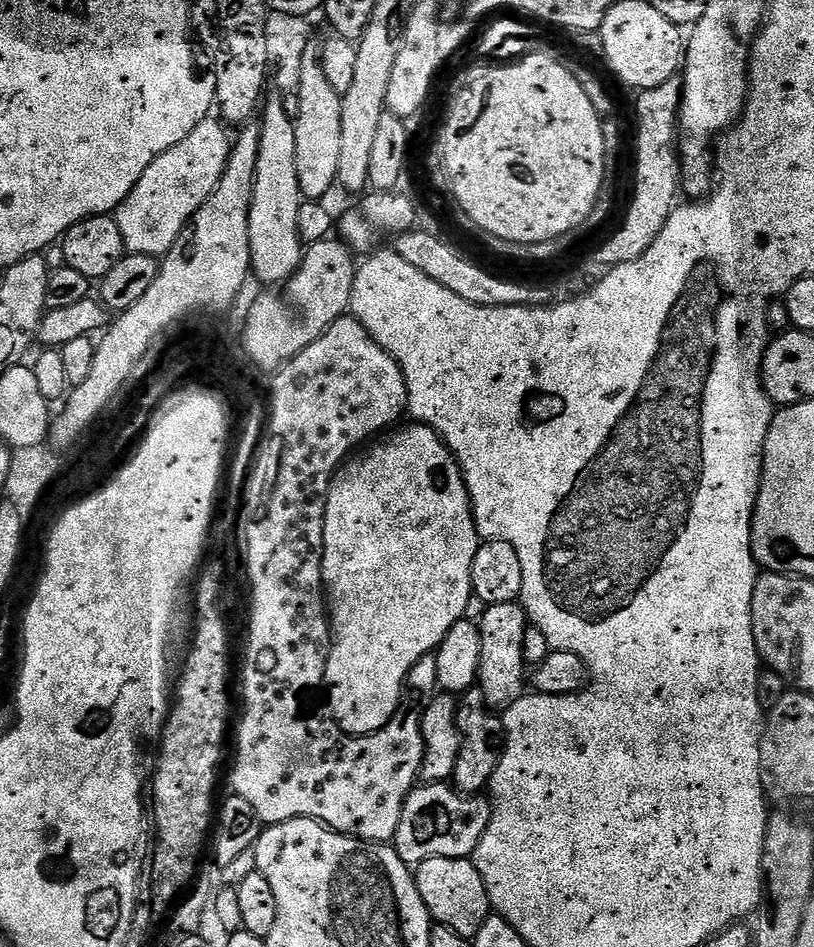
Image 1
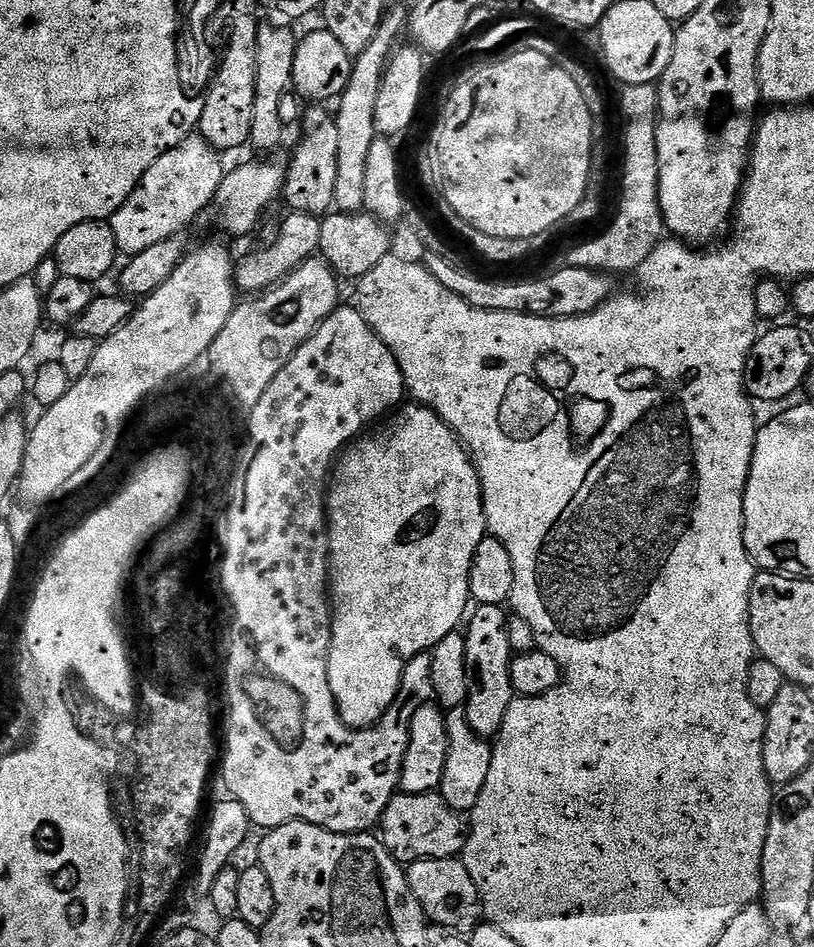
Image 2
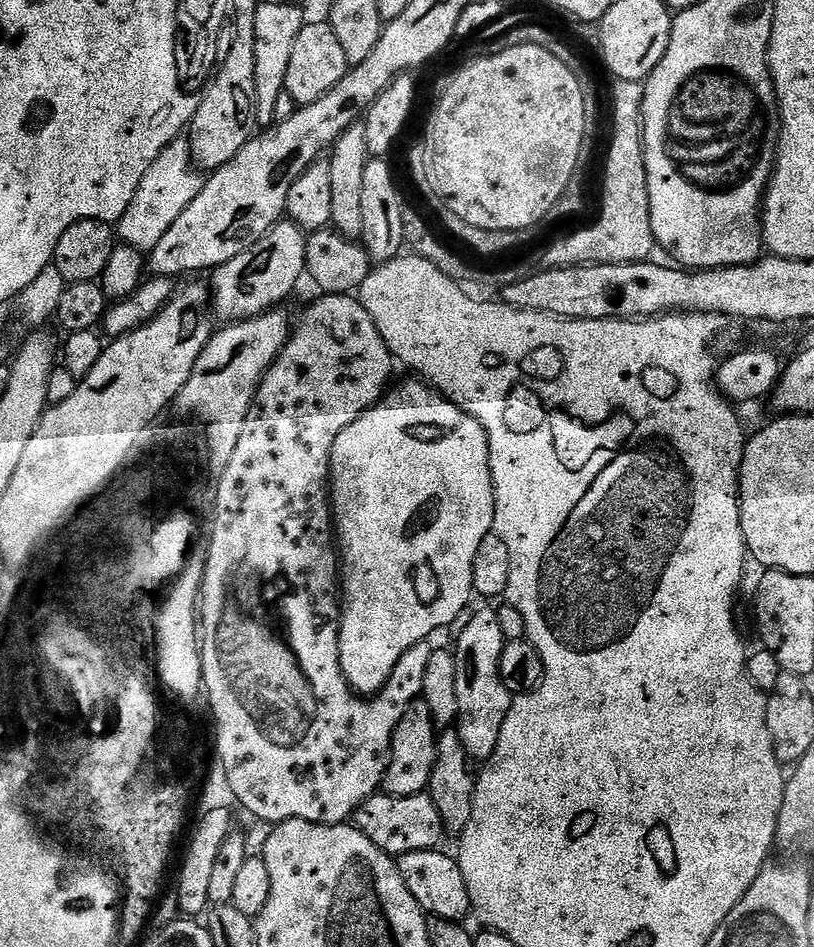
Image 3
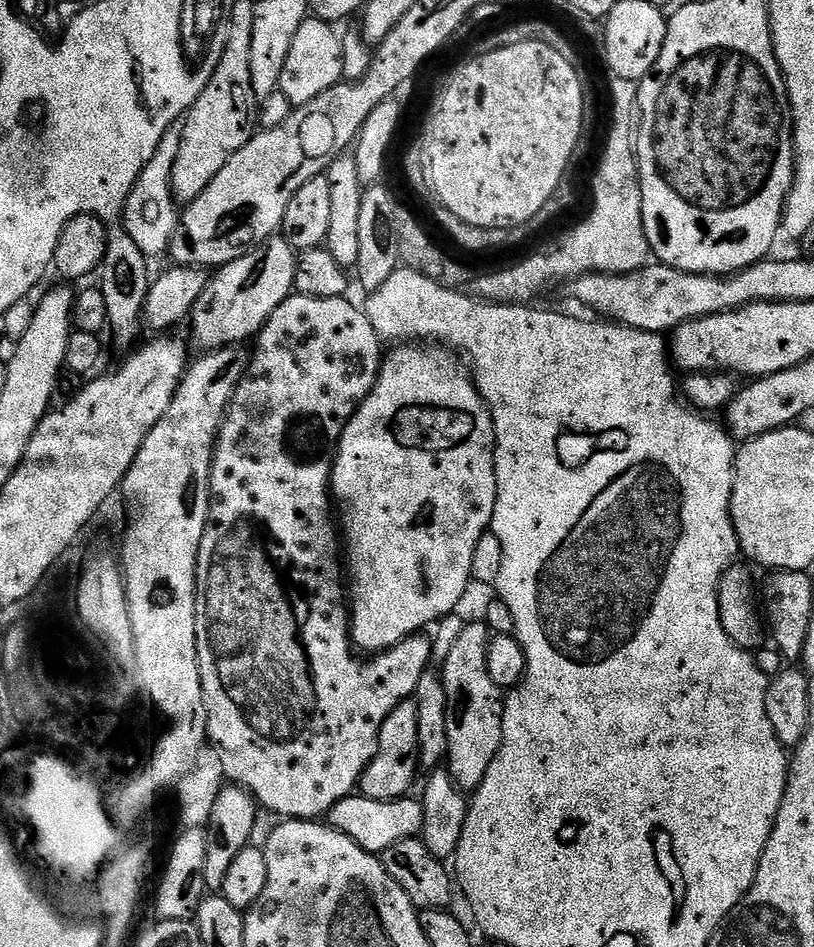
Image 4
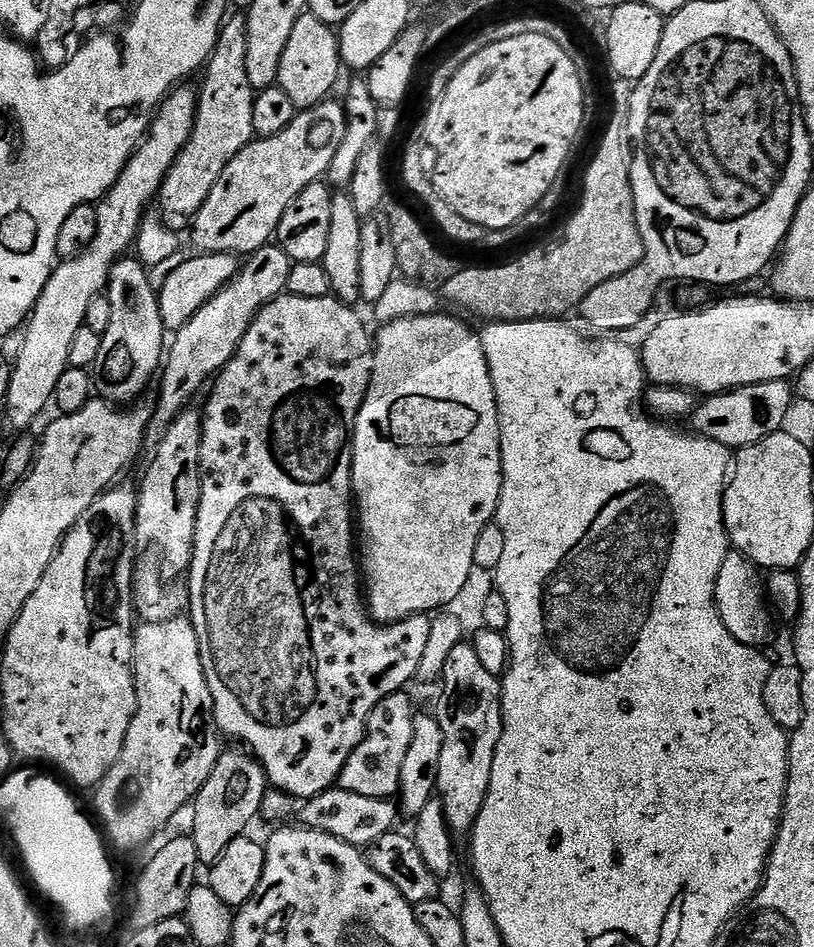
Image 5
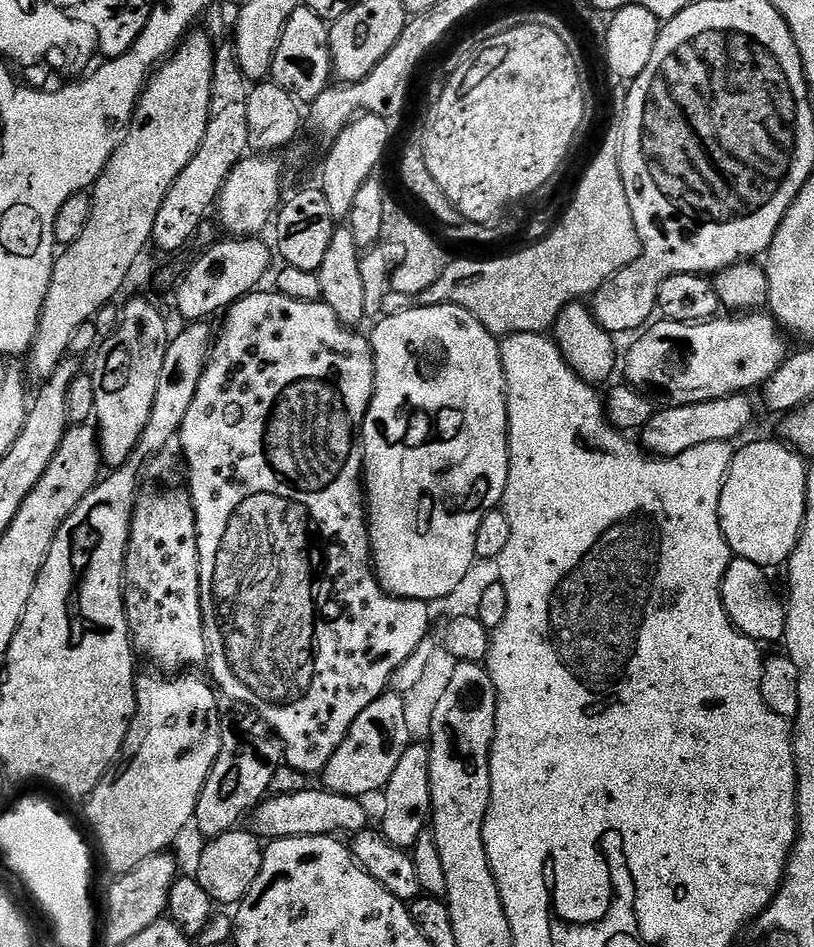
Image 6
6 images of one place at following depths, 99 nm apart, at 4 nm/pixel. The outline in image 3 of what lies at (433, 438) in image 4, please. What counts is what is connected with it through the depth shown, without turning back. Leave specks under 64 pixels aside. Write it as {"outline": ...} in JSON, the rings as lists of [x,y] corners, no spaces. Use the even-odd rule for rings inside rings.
{"outline":[[[412,378],[409,384],[400,384],[385,395],[372,408],[367,408],[357,420],[338,438],[332,447],[332,456],[328,460],[330,477],[330,511],[334,525],[334,540],[338,545],[338,576],[342,581],[342,607],[340,609],[340,673],[348,679],[352,691],[364,698],[371,698],[392,676],[392,671],[400,665],[406,650],[415,644],[423,644],[439,628],[448,628],[456,619],[465,615],[464,607],[474,600],[472,590],[472,567],[474,554],[482,546],[482,538],[494,532],[494,486],[488,454],[488,439],[482,426],[458,406],[451,404],[435,388],[419,379]]]}

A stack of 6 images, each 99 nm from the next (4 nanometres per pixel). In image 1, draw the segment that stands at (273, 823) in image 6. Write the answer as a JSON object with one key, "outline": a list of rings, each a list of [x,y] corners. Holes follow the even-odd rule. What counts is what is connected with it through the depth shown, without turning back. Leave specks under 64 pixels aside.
{"outline":[[[451,783],[425,784],[412,789],[402,806],[394,847],[404,863],[415,866],[426,858],[468,858],[490,826],[491,803],[483,795],[464,795]],[[484,799],[484,800],[483,800]]]}

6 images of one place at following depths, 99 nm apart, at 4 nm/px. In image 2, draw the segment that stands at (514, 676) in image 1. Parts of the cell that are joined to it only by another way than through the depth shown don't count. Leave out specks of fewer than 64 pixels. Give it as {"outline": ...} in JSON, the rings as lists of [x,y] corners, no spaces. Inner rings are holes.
{"outline":[[[481,604],[475,610],[476,613],[473,611],[467,617],[464,632],[468,697],[463,709],[470,726],[478,735],[495,738],[500,733],[500,727],[506,718],[506,710],[510,710],[510,702],[514,698],[510,682],[510,665],[514,653],[508,637],[509,613],[498,604]]]}

